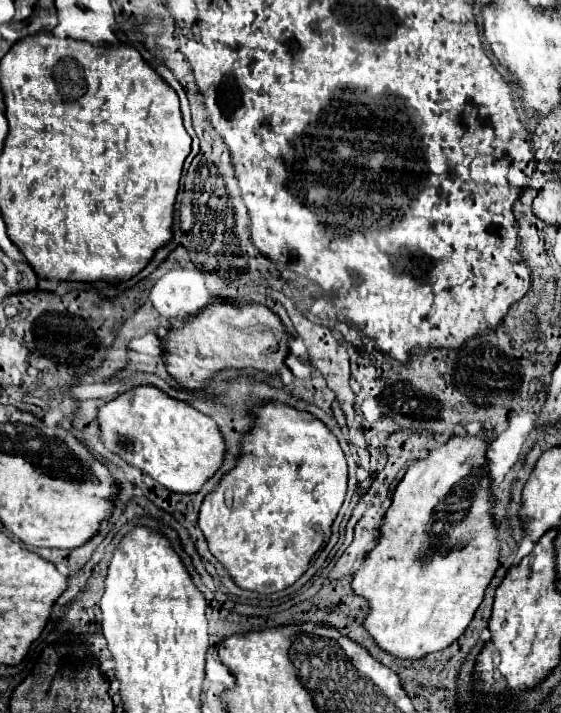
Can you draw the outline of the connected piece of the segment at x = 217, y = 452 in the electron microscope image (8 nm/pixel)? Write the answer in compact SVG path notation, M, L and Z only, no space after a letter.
M138 386L106 402L98 410L98 420L102 442L108 450L120 454L128 464L140 468L172 492L200 492L224 462L226 444L216 422L154 386Z

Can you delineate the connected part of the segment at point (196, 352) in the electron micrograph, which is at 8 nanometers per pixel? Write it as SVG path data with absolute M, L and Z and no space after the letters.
M212 302L194 320L184 320L184 328L172 328L164 338L164 364L168 374L190 392L204 390L220 370L254 368L276 376L288 356L288 334L282 320L262 304L236 306Z

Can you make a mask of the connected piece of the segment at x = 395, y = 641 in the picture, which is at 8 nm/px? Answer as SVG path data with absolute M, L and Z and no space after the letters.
M482 430L482 436L454 436L444 446L432 448L426 460L416 460L408 466L394 490L392 506L382 520L378 544L366 554L354 574L354 594L370 604L362 626L380 650L396 658L418 660L458 640L468 628L498 568L498 530L492 518L494 500L488 490L488 476L484 474L486 434L488 430Z

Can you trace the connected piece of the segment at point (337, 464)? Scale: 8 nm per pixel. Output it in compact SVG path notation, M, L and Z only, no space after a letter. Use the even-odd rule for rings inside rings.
M266 404L266 406L258 406L254 408L254 416L256 416L256 426L244 436L244 442L242 442L242 448L244 448L244 454L240 456L236 468L232 472L228 472L222 482L216 486L216 490L212 494L208 494L200 506L200 514L198 514L198 526L200 530L204 532L204 538L208 542L208 548L212 552L212 556L228 570L230 578L236 582L236 586L244 588L244 590L252 590L252 592L260 592L260 594L274 594L274 592L280 592L284 588L288 588L290 584L294 584L308 568L310 568L310 560L316 552L320 552L328 540L330 540L330 528L332 528L332 522L344 502L344 496L346 496L346 480L348 480L348 468L346 468L346 458L344 458L344 452L336 440L336 436L322 424L318 422L312 414L308 412L298 412L294 408L288 408L284 404ZM226 492L232 492L232 500L228 502L226 500Z

